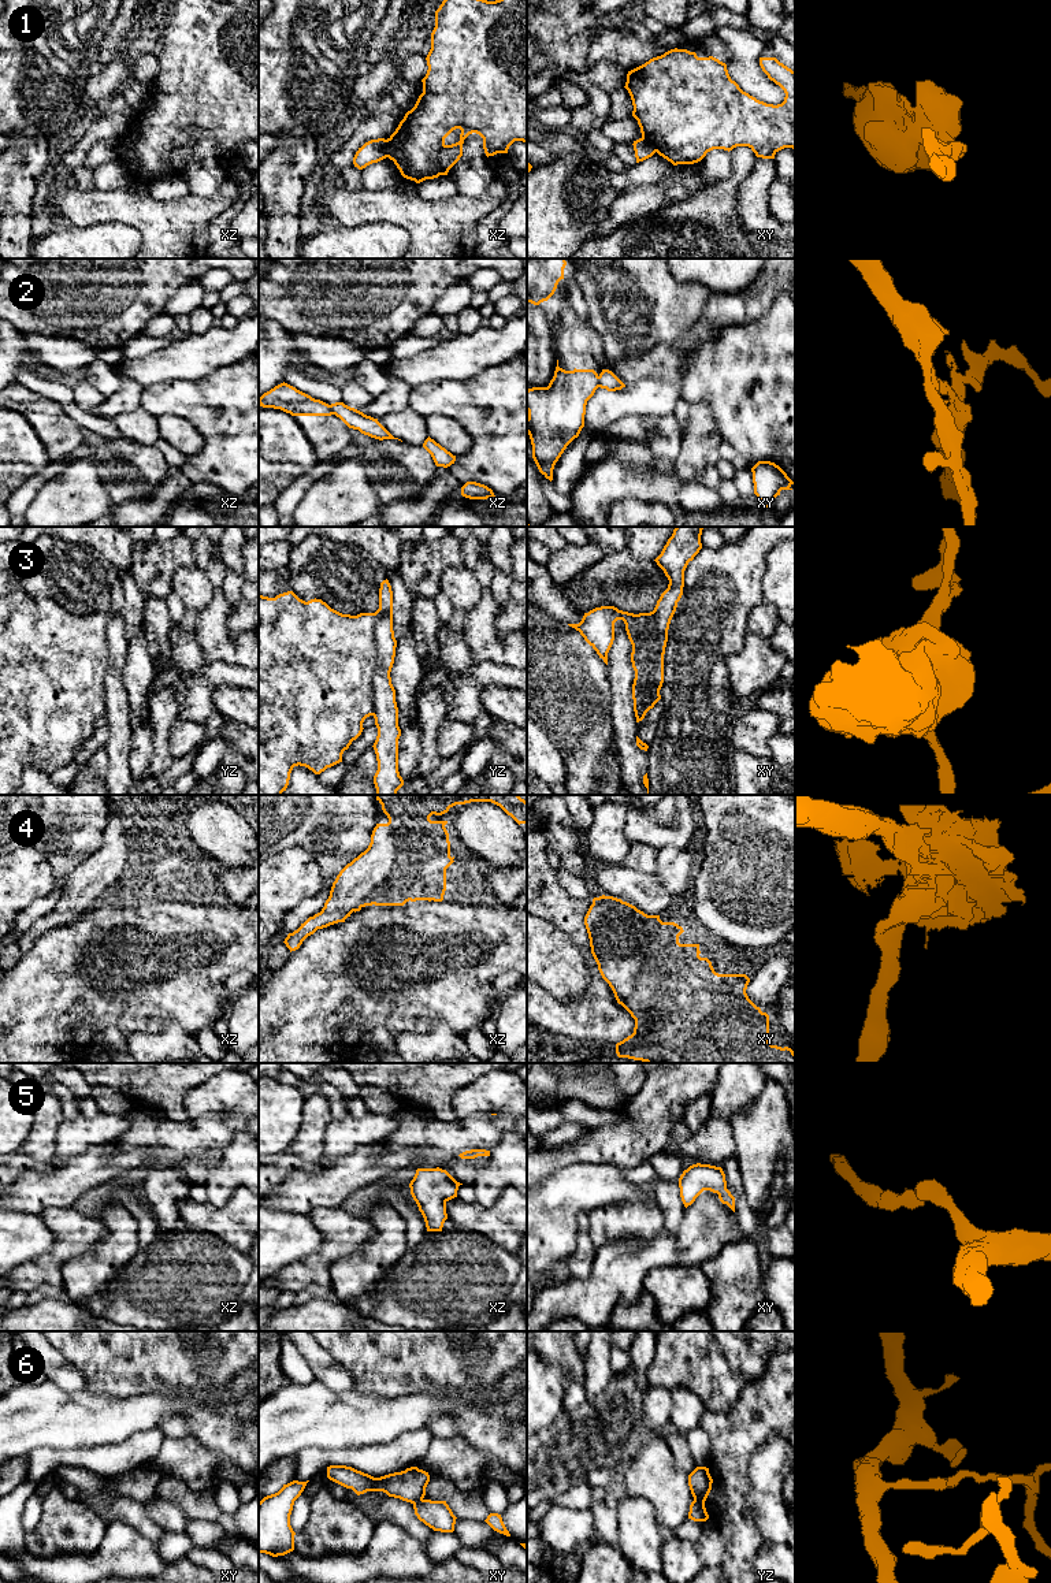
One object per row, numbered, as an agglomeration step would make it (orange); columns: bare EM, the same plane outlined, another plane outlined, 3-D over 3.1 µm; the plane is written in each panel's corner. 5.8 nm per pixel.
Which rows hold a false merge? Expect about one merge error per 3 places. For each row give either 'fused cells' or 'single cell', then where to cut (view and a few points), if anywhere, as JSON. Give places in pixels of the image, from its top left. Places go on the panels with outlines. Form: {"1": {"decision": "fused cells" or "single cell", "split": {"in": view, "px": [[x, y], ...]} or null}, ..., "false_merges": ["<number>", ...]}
{"1": {"decision": "fused cells", "split": {"in": "xz", "px": [[387, 140], [386, 156]]}}, "2": {"decision": "fused cells", "split": {"in": "xy", "px": [[597, 376], [600, 386]]}}, "3": {"decision": "fused cells", "split": {"in": "yz", "px": [[375, 613], [372, 714]]}}, "4": {"decision": "single cell", "split": null}, "5": {"decision": "single cell", "split": null}, "6": {"decision": "fused cells", "split": {"in": "yz", "px": [[694, 1498], [704, 1504]]}}, "false_merges": ["1", "2", "3", "6"]}

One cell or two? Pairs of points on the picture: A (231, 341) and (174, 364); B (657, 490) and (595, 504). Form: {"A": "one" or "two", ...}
{"A": "one", "B": "one"}

